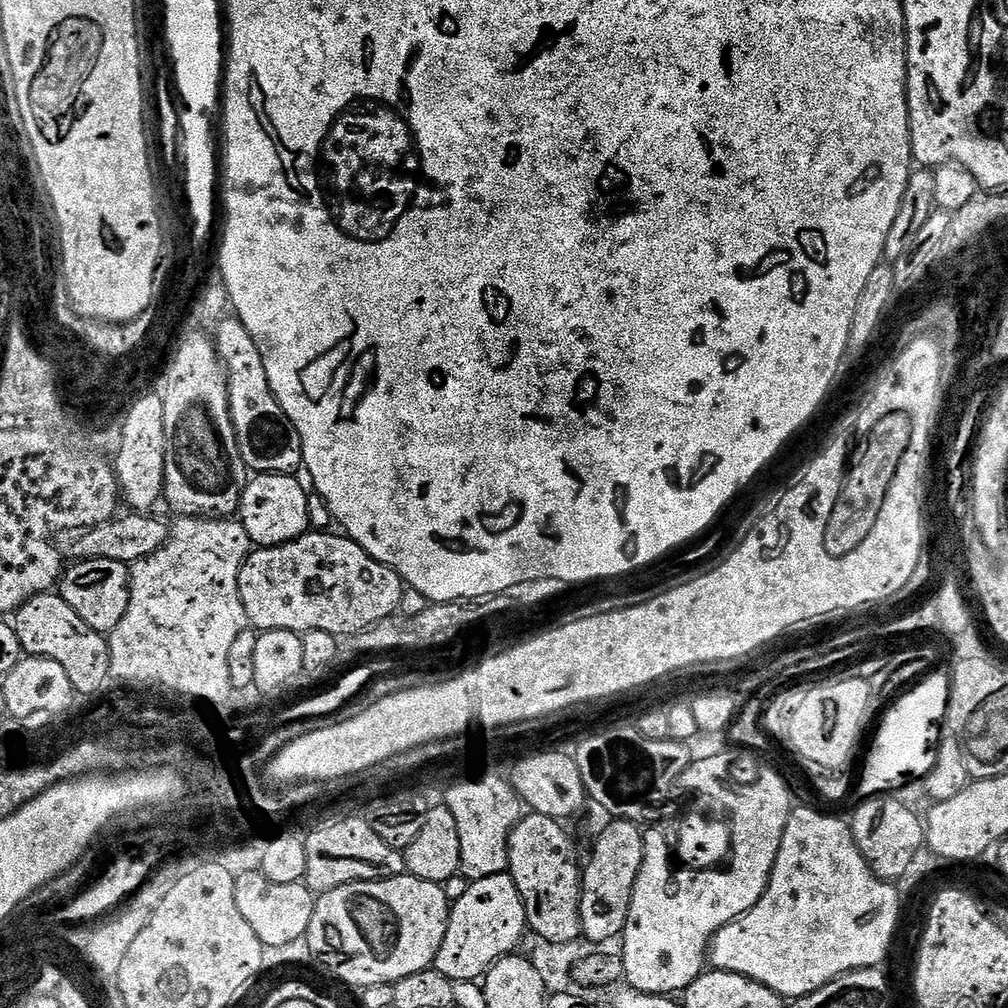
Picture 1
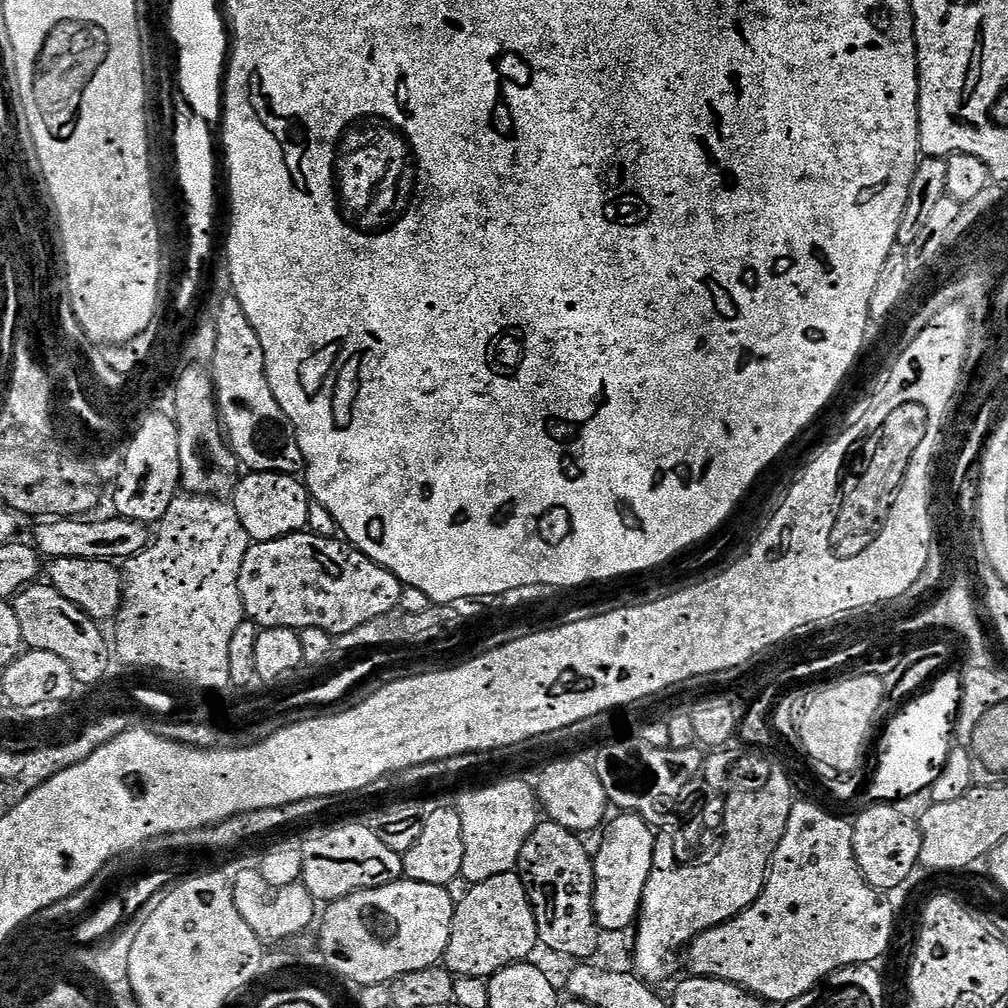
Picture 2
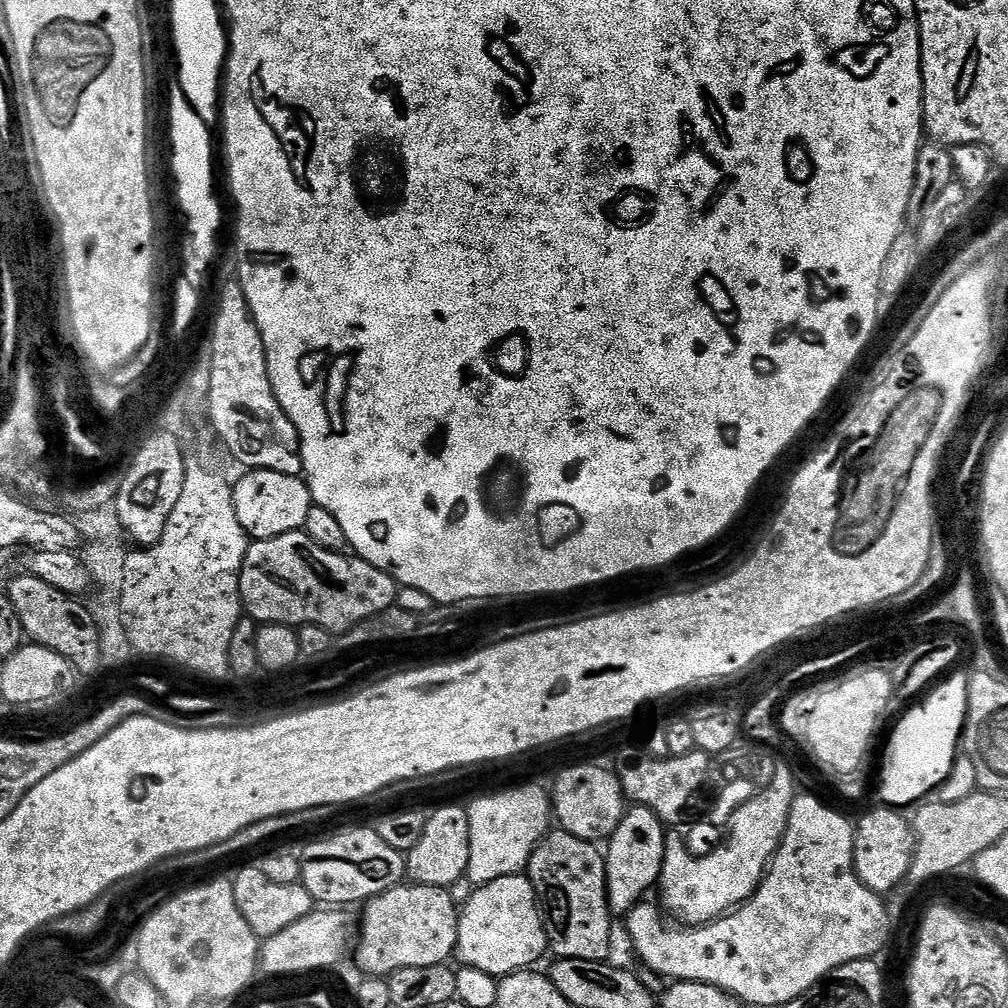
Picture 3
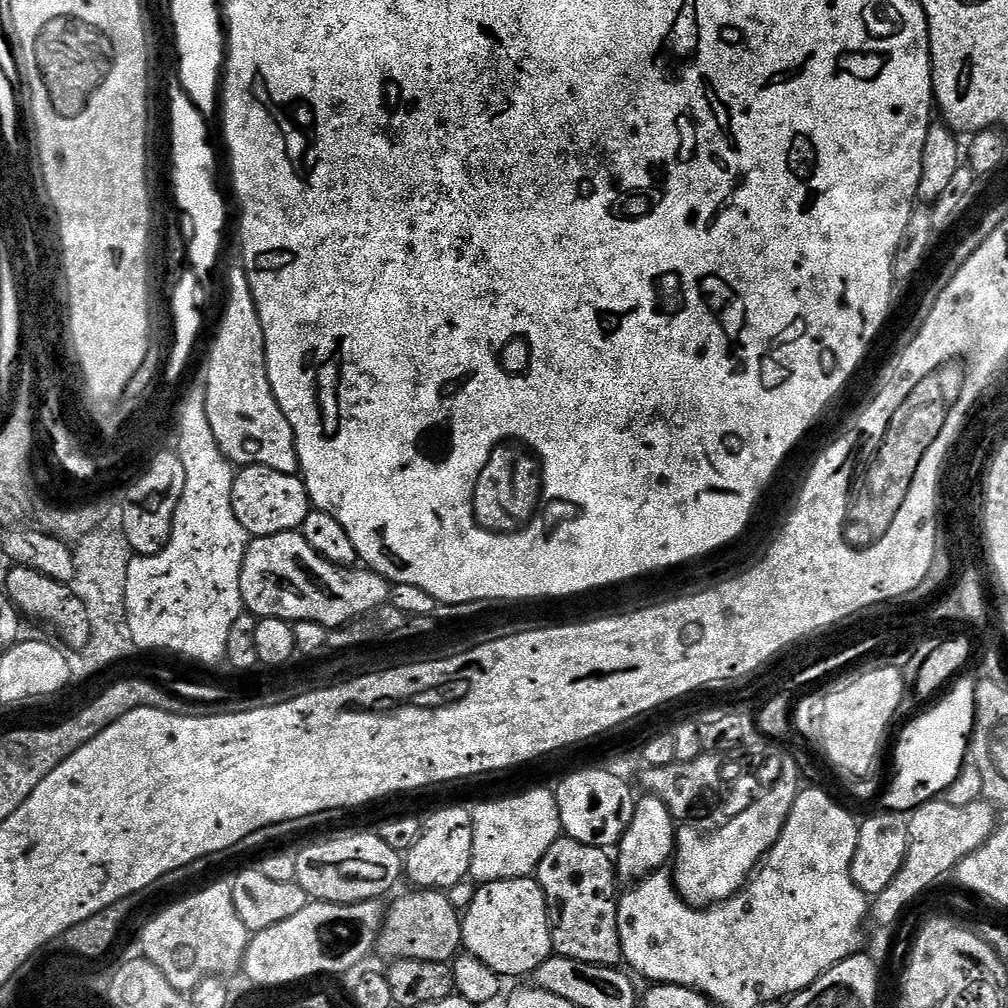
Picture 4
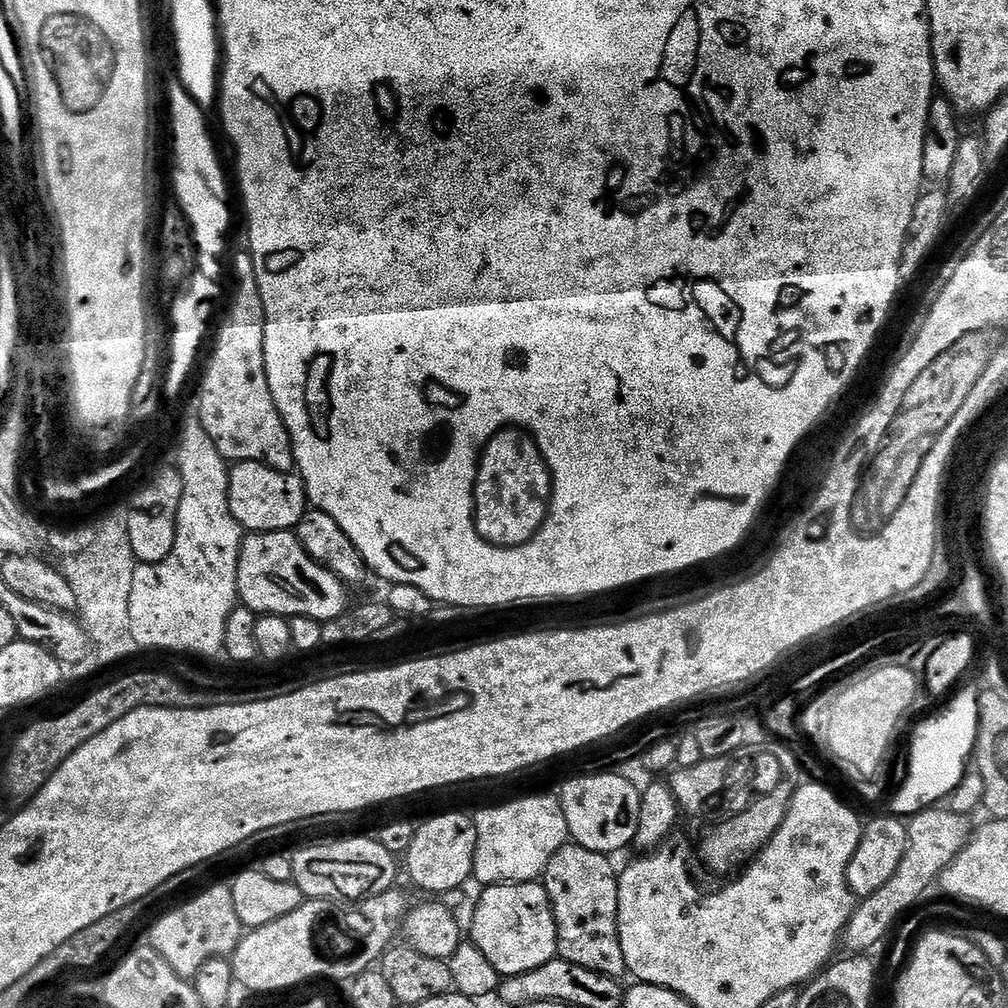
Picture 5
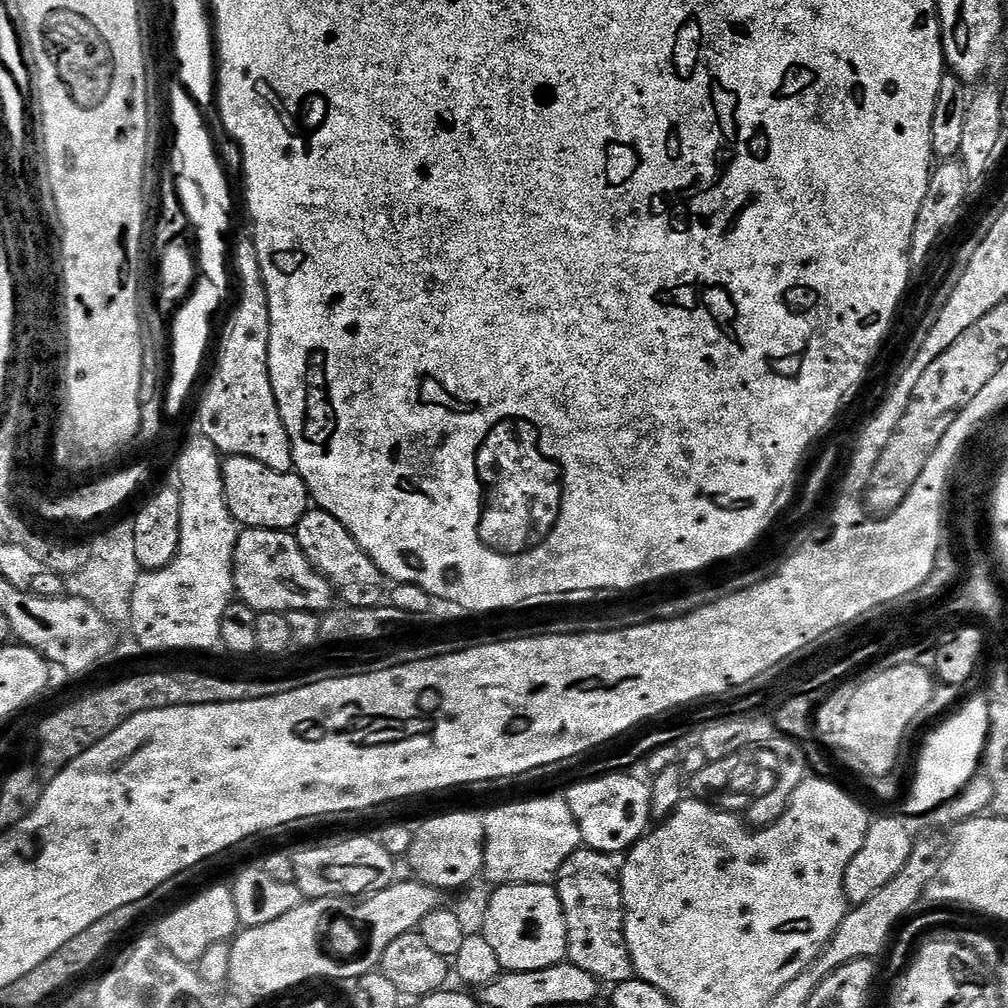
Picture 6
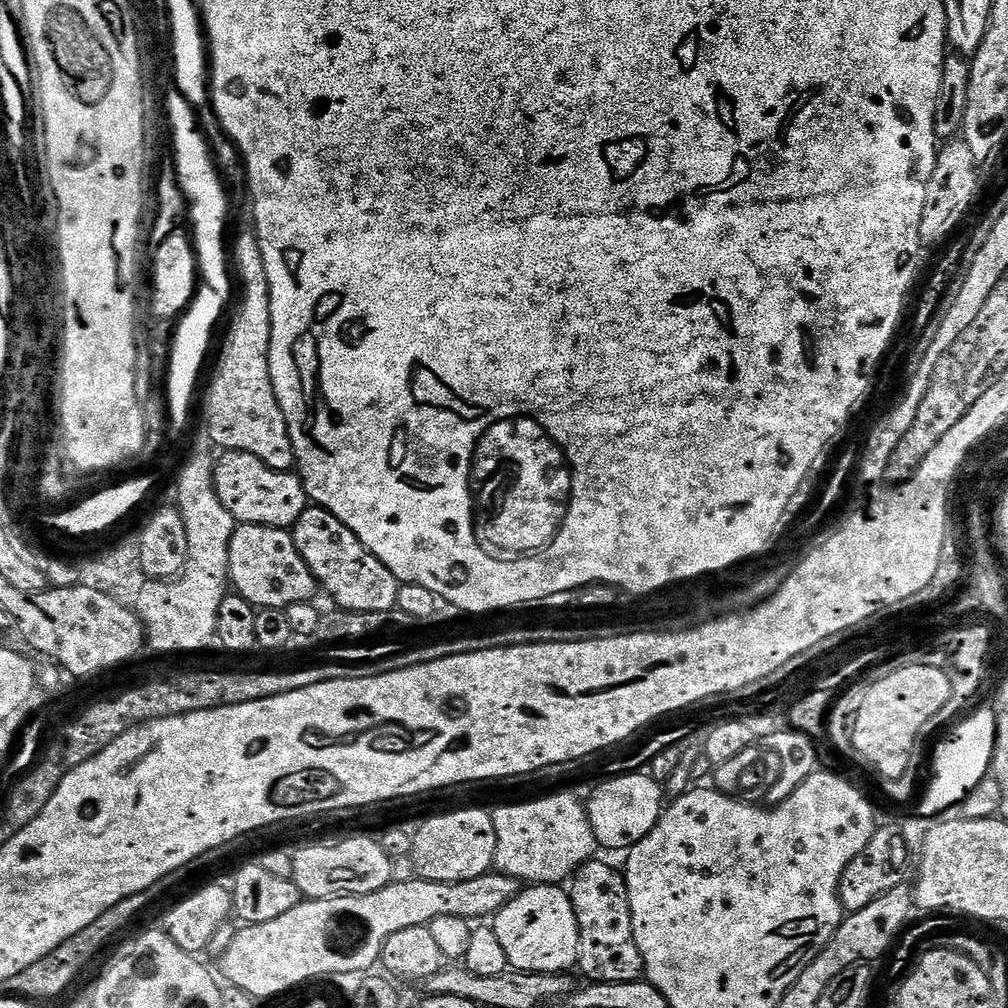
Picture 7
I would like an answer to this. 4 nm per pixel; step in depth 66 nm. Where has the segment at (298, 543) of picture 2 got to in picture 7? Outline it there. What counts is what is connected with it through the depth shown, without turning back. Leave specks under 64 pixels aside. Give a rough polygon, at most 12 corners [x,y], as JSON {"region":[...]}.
{"region":[[242,524],[228,578],[256,609],[315,601],[287,528]]}

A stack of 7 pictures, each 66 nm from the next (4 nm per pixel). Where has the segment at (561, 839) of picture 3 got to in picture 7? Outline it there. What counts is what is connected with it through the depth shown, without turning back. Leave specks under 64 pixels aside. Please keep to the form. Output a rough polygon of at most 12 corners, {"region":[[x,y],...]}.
{"region":[[593,858],[570,895],[579,971],[641,979],[623,871]]}

